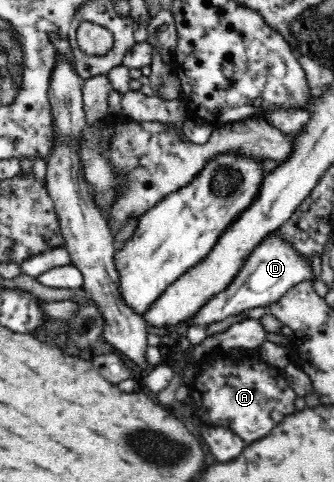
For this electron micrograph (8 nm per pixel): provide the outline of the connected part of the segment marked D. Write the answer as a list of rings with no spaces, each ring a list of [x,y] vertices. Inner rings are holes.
[[[280,230],[271,232],[267,239],[254,249],[248,256],[247,263],[236,274],[236,279],[222,293],[217,293],[216,297],[208,301],[197,314],[189,318],[187,321],[189,326],[210,325],[252,307],[268,306],[303,281],[310,281],[313,285],[318,276],[314,275],[311,261],[307,255],[302,255],[291,241],[286,241],[281,236]]]

